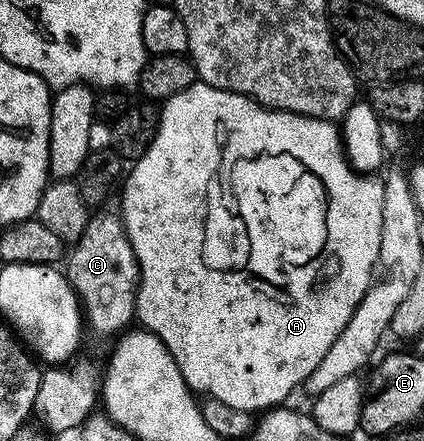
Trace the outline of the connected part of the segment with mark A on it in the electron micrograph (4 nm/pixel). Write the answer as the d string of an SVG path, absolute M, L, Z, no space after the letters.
M200 80L193 83L191 88L187 88L183 92L179 92L175 96L165 99L159 110L161 123L157 129L155 140L151 144L151 148L147 148L144 156L138 162L132 163L130 172L124 179L123 187L125 191L121 194L121 206L119 205L119 213L125 222L125 231L131 240L131 248L137 257L137 263L141 269L141 285L137 288L137 313L136 321L140 323L146 330L150 330L152 334L159 340L163 340L163 344L171 352L171 356L175 360L175 364L179 368L179 372L183 376L183 380L189 385L190 390L201 396L208 396L215 400L223 400L223 404L231 404L231 408L239 408L250 412L264 412L270 408L277 408L282 405L281 402L293 389L300 387L307 376L311 376L311 372L315 372L315 368L319 364L319 360L323 360L323 356L327 356L327 348L331 348L331 344L335 344L335 340L339 336L339 332L343 332L343 328L347 324L347 320L351 320L351 316L355 312L357 305L363 300L365 291L371 285L371 277L369 278L369 262L371 266L371 246L369 250L369 229L378 227L381 222L381 213L383 212L383 200L385 199L384 181L377 176L370 176L365 172L358 172L349 165L349 160L345 156L345 148L341 132L336 121L328 118L305 118L301 114L292 114L286 110L267 110L261 106L253 98L248 98L242 94L236 94L230 90L220 90L214 86L209 86Z

